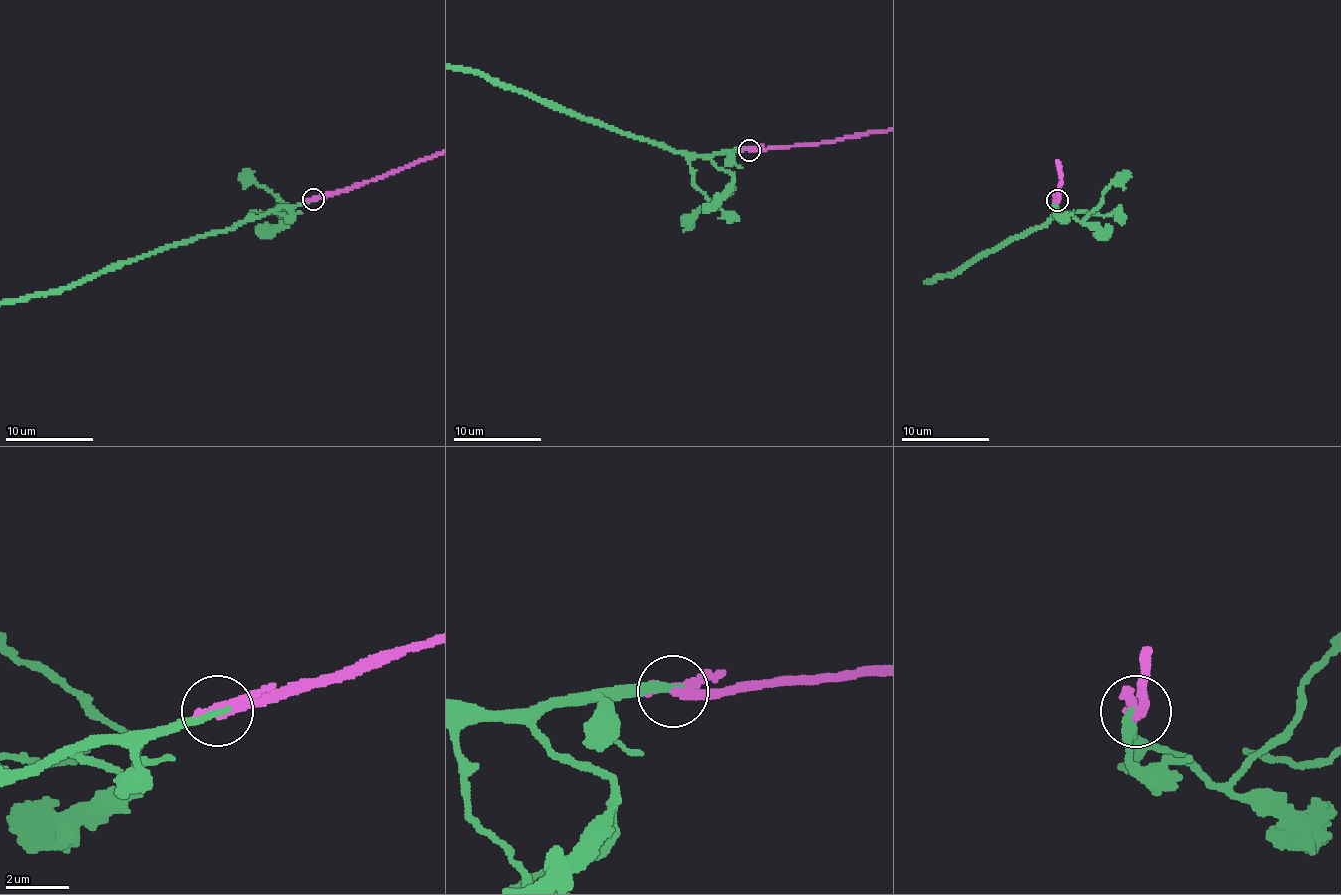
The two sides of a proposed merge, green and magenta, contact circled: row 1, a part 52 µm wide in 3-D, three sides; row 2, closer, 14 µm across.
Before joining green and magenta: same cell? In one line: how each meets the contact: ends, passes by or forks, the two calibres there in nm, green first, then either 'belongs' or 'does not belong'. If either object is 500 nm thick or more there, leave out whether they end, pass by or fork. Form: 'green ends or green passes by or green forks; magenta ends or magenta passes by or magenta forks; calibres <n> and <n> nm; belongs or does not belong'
green ends; magenta ends; calibres 280 and 360 nm; does not belong

